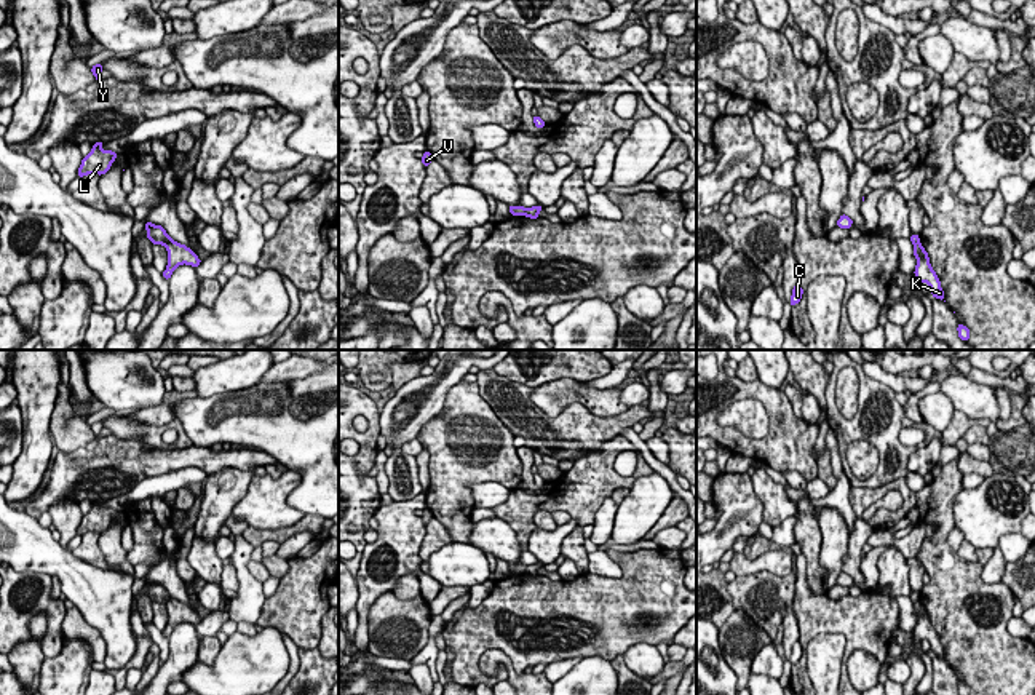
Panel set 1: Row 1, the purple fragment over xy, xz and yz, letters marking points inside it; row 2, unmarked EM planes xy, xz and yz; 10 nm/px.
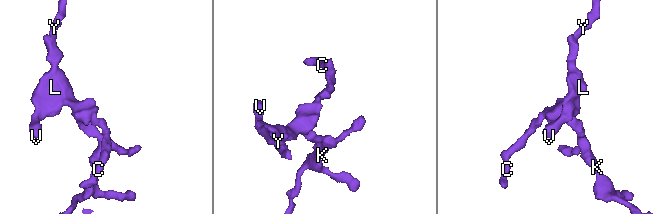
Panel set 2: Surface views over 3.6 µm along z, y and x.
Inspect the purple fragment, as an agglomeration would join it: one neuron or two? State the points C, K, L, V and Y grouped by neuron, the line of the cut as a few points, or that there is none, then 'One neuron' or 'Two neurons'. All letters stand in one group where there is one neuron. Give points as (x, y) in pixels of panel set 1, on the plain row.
Groups: C L V Y / K. Split along xz (527, 566), (523, 572). Two neurons

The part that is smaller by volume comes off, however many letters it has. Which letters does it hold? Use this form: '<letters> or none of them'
K

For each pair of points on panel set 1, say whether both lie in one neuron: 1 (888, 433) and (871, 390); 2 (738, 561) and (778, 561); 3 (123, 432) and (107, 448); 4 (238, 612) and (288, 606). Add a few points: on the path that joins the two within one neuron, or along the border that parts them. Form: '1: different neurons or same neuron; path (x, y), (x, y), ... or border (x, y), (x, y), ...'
1: same neuron; path (892, 419), (893, 406), (885, 392)
2: same neuron; path (748, 564), (769, 561)
3: different neurons; border (112, 435), (122, 440), (138, 440), (154, 448)
4: different neurons; border (265, 598), (256, 622)

